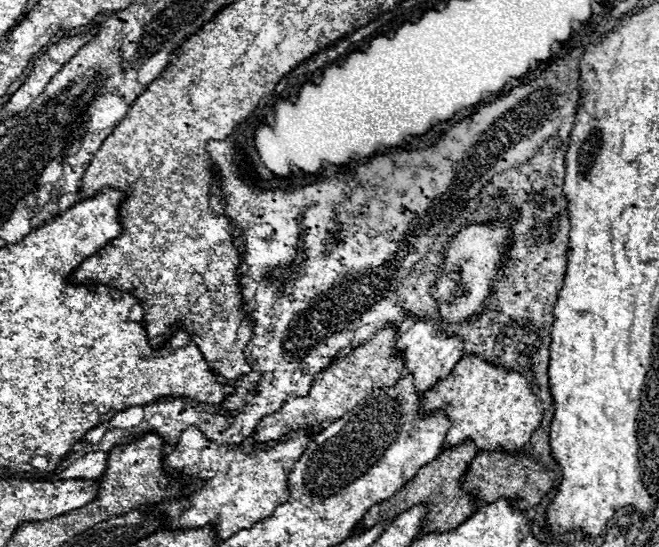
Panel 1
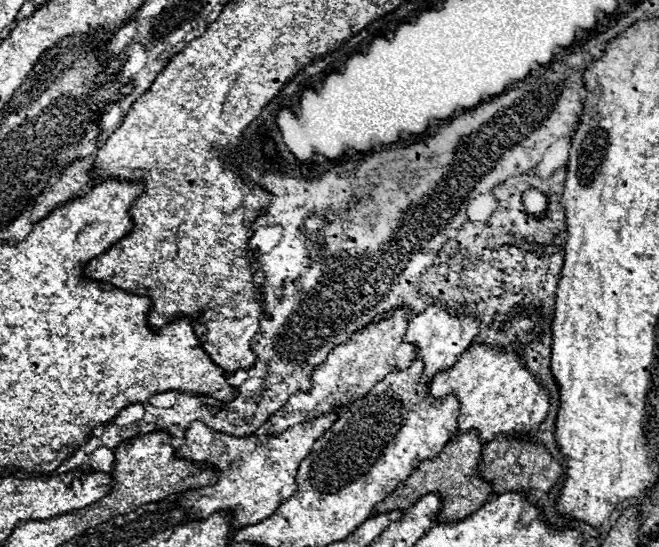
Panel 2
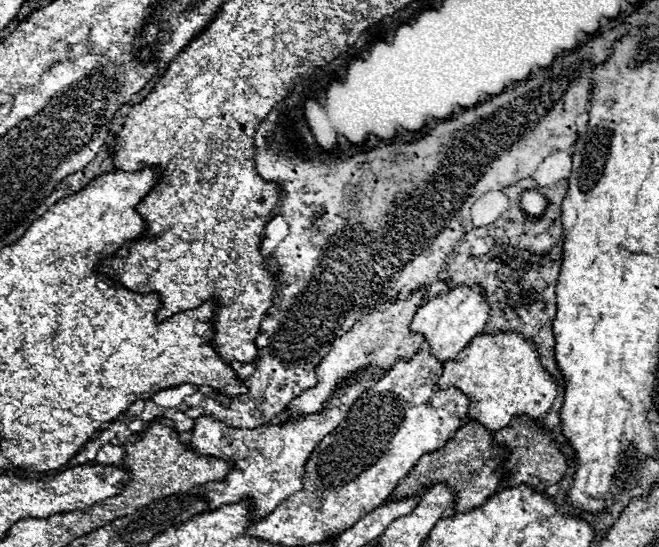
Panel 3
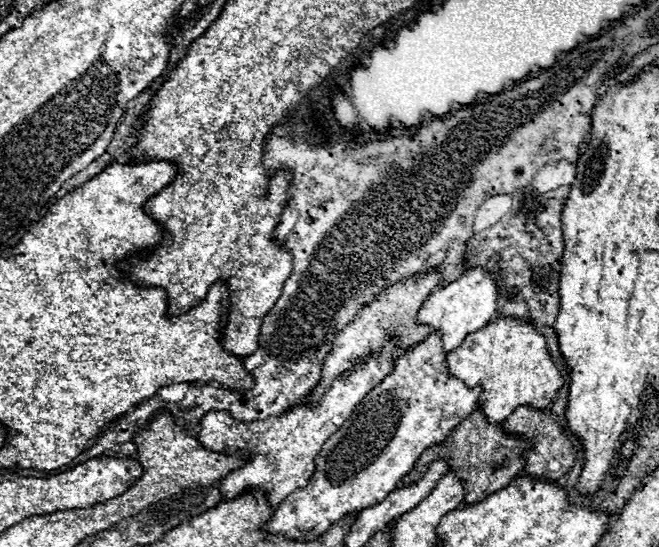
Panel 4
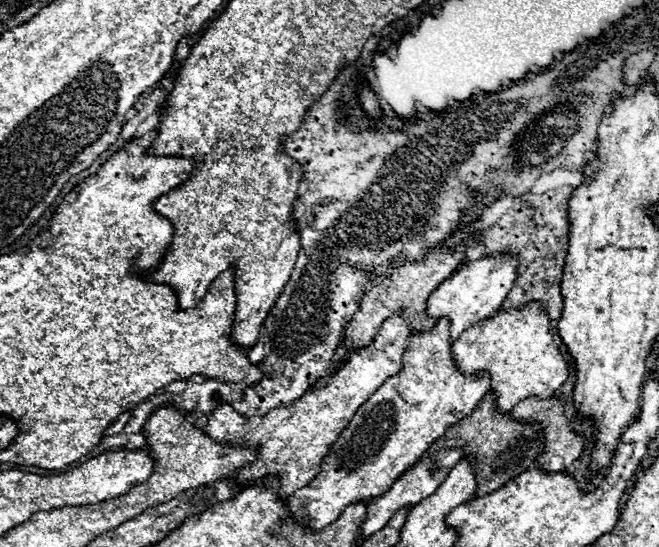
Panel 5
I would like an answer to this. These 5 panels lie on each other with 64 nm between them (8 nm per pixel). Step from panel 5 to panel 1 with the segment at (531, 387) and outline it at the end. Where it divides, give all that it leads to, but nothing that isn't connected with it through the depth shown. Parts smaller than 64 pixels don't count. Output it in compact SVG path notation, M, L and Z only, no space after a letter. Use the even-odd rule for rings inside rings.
M478 356L462 358L450 376L442 378L432 390L422 396L420 414L444 410L452 426L444 438L444 450L456 448L472 440L476 450L504 450L518 452L526 446L542 420L542 402L534 400L524 376L508 372L484 362Z

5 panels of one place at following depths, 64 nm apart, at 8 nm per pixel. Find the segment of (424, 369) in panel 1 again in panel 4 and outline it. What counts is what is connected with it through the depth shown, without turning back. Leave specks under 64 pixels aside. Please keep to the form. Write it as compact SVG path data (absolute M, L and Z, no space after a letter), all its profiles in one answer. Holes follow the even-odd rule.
M476 268L476 270L466 272L452 284L434 290L424 302L424 306L420 308L416 320L422 326L432 326L432 332L440 332L444 352L448 354L456 350L456 346L460 346L460 342L464 342L468 334L484 328L494 318L496 298L498 298L498 288L496 288L494 278L488 272Z

